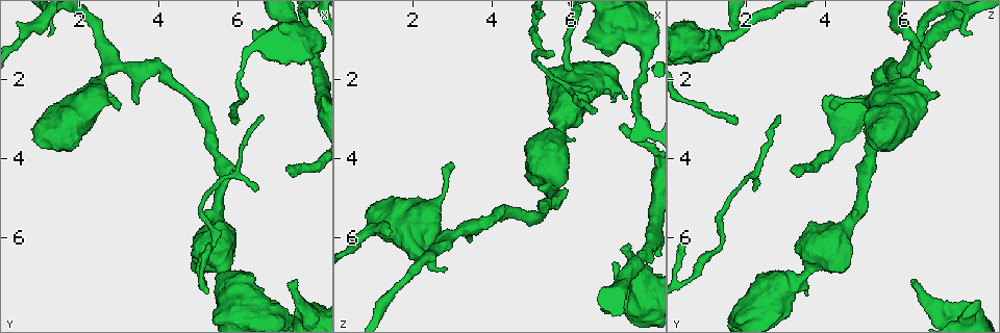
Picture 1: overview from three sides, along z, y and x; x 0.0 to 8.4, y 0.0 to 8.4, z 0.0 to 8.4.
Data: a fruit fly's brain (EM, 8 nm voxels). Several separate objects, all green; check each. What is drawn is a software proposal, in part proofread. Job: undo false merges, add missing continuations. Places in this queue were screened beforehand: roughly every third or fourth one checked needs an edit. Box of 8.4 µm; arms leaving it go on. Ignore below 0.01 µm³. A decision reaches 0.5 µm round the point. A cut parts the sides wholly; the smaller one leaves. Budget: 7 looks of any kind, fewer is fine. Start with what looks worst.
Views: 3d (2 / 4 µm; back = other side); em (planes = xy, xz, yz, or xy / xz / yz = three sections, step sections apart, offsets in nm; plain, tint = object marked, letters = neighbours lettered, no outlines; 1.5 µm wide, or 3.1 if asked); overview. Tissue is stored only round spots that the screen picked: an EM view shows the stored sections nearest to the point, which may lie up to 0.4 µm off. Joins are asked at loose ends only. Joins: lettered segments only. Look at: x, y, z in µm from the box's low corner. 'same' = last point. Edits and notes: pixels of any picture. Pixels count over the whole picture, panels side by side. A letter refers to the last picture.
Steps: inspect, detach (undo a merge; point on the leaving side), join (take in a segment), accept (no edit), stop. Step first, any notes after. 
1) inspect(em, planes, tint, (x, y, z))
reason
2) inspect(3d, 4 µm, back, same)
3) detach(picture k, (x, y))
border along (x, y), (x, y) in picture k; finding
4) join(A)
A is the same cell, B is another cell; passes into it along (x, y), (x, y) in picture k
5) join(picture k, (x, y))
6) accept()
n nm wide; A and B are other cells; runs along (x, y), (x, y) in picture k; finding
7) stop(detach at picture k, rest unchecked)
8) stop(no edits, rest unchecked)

inspect(em, planes, letters, (6.35, 0.75, 1.00))
thick end

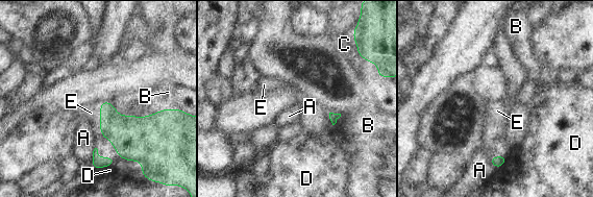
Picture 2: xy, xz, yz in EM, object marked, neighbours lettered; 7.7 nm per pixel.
join(E)
E is the same cell, A, B, C and D are other cells; passes into it along (128, 134), (100, 120), (91, 113) in picture 2; the neuron continues

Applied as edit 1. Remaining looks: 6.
inspect(overview)
redraw

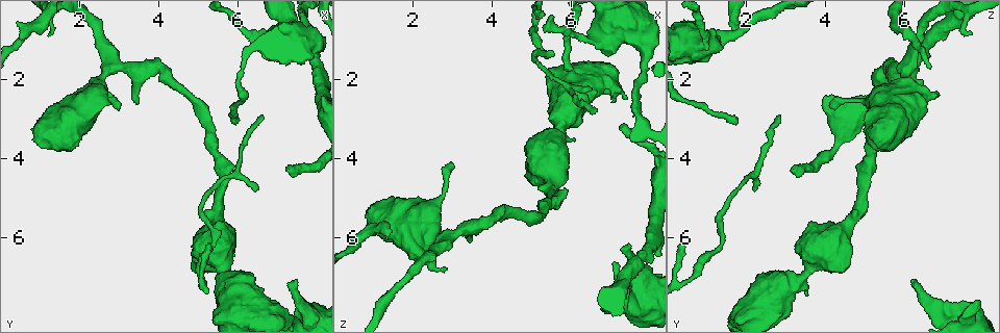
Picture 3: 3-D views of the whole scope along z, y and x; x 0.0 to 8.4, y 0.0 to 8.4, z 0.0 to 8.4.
inspect(em, yz, step 4, letters, (6.90, 7.60, 7.85))
an open end

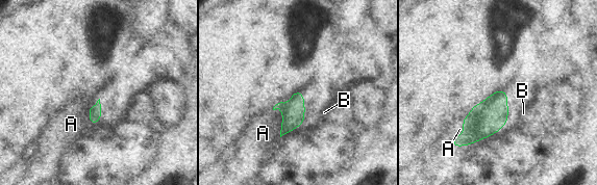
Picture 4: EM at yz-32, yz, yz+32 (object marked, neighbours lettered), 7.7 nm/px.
inspect(em, planes, letters, same)
cut it another way

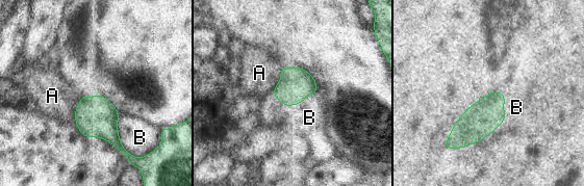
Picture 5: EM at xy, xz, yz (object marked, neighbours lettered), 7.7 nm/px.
accept()
B touches over 320 nm; A and B are other cells; border along (119, 114), (119, 139), (132, 154) in picture 5; none of them fits

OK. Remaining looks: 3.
inspect(em, yz, step 4, letters, (1.30, 0.90, 7.70))
branch stops here

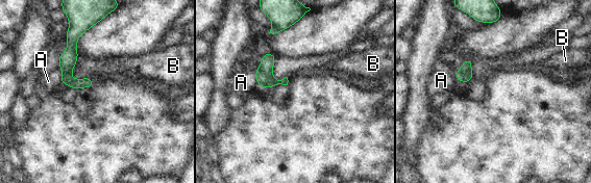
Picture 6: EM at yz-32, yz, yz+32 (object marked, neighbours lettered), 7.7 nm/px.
inspect(em, planes, letters, same)
cut it another way

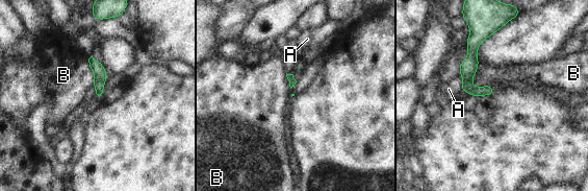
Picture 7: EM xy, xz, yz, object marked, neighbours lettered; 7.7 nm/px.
accept()
A and B are other cells; border along (87, 61), (94, 77), (93, 86) in picture 7; none of them fits

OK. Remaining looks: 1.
stop(join at picture 2, rest unchecked)

